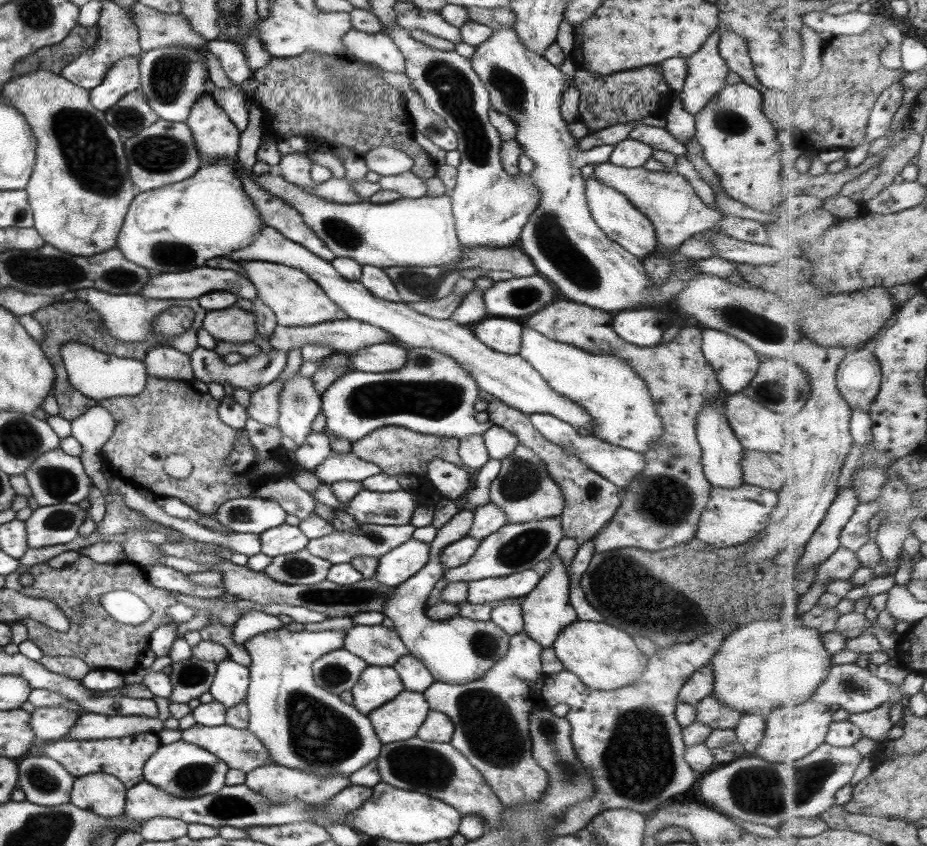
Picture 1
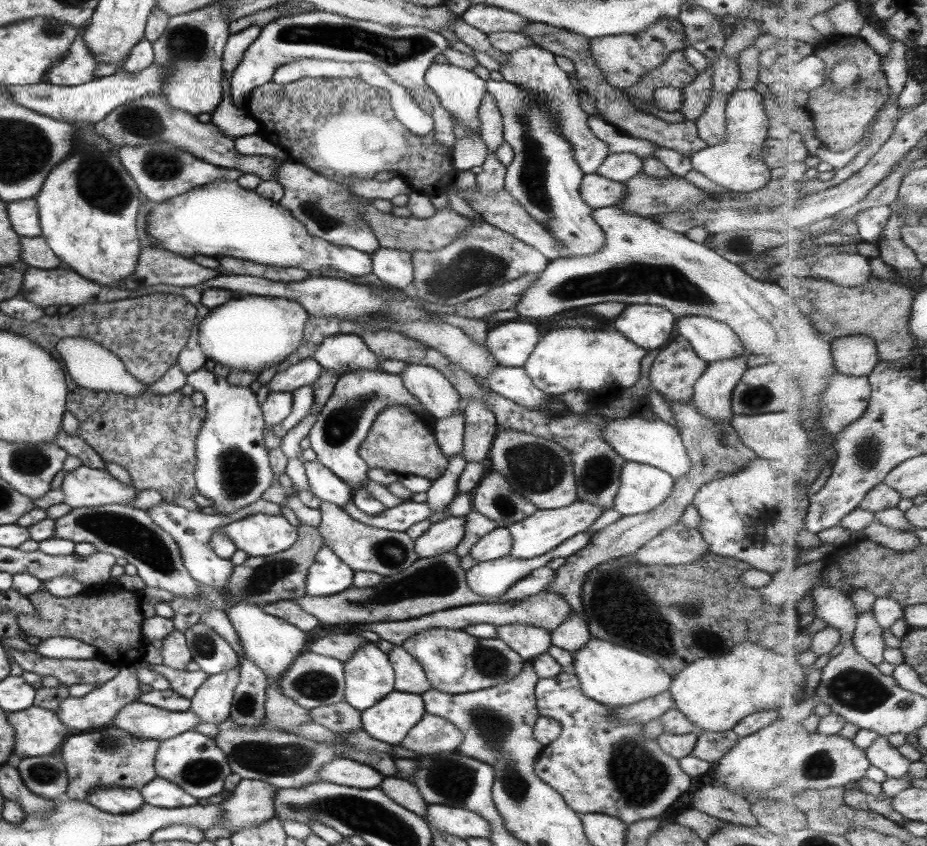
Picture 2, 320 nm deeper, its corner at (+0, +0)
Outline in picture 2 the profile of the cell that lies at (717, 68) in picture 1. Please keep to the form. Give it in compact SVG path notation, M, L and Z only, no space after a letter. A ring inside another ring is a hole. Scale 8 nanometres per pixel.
M712 90L712 97L703 114L696 118L697 136L705 142L706 146L715 146L726 140L726 128L724 123L724 102L727 96Z

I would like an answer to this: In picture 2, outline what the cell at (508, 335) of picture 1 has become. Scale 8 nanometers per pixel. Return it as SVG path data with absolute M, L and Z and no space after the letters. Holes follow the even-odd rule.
M505 322L487 333L484 346L497 365L519 368L525 364L540 337L533 324Z

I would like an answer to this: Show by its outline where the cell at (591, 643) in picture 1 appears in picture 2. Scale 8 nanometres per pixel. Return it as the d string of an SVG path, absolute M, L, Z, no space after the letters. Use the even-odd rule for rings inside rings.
M591 637L572 657L573 675L578 679L583 695L609 707L631 705L655 697L667 691L672 680L650 657L595 637Z

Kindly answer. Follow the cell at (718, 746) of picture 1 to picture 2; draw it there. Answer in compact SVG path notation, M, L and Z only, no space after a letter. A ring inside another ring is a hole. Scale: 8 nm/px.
M732 730L699 733L690 755L712 764L717 762L726 752L729 752L734 747L737 739L738 737Z

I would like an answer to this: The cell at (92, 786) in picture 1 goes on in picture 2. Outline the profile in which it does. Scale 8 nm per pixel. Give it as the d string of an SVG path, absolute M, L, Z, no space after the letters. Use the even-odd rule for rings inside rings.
M97 787L89 791L85 802L109 814L135 812L144 803L139 791L122 787Z

